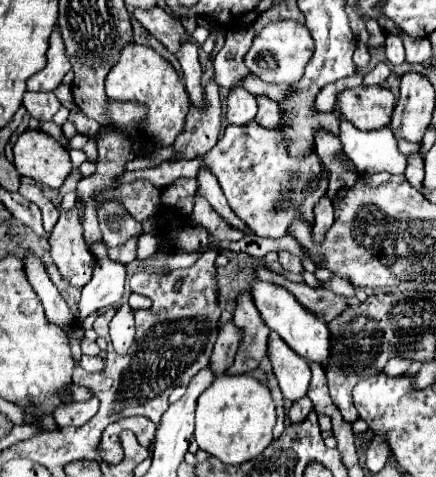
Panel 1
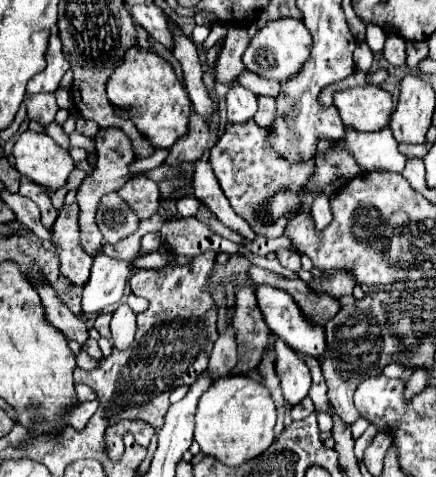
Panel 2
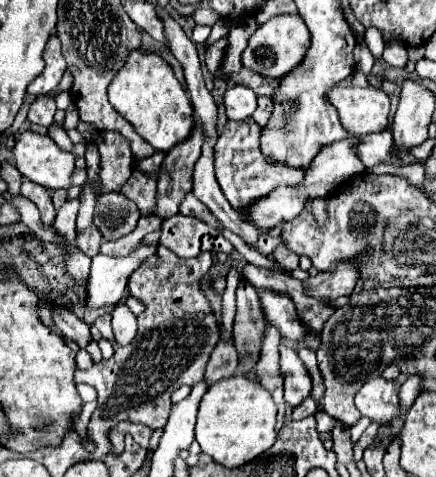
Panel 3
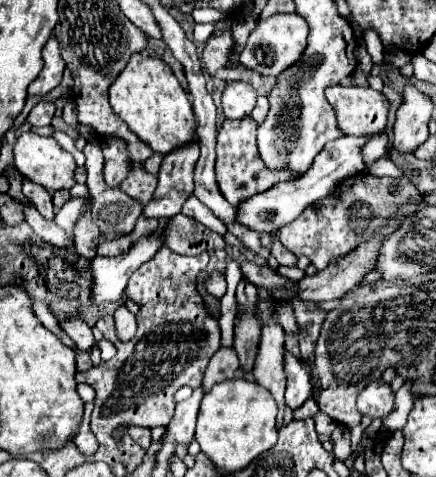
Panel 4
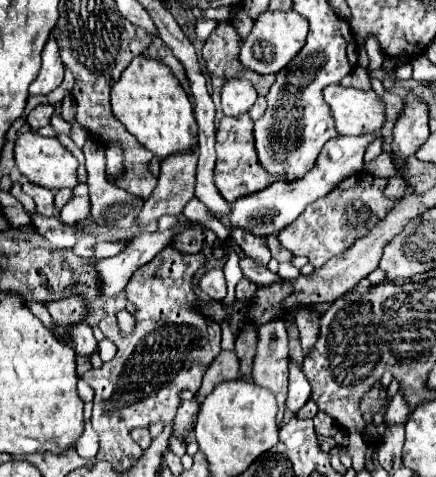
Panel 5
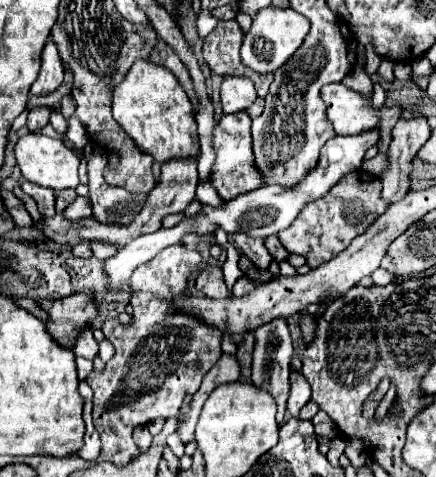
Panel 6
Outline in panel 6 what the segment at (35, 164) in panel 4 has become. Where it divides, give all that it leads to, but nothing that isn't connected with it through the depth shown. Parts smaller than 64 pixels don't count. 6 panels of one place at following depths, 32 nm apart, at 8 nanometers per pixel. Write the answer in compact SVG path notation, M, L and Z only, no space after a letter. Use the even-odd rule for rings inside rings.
M28 132L24 136L20 136L20 140L16 142L16 162L18 162L18 168L22 172L22 176L38 186L44 186L44 188L52 188L52 190L64 190L64 188L76 188L78 186L78 156L64 146L62 140L56 140L56 138L48 138L48 136L42 136L42 134L34 134L34 132Z

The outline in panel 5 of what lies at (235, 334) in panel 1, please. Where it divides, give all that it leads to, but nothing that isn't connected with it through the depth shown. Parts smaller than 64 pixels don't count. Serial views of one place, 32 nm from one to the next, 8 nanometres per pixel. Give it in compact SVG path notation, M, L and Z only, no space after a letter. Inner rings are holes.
M222 350L204 374L204 380L200 386L200 400L204 400L204 396L210 394L216 384L234 380L234 378L238 378L238 356L236 356L236 352Z

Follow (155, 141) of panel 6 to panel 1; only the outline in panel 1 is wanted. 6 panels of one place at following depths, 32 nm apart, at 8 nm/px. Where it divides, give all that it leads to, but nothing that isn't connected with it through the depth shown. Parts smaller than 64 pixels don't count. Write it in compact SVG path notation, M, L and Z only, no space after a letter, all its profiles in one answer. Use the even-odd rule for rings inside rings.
M130 42L120 50L118 62L106 76L106 94L112 100L136 100L148 104L148 116L144 120L144 132L154 136L156 144L170 146L184 128L184 116L190 110L190 98L178 72L156 50L146 44Z

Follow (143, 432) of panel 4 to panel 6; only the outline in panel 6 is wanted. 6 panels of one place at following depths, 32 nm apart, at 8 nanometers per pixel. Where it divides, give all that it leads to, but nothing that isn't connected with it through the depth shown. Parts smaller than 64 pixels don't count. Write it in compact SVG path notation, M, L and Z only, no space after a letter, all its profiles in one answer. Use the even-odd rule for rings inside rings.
M144 426L144 428L136 428L136 432L134 432L134 442L138 444L138 448L140 448L142 452L150 448L150 444L152 444L152 436L150 436L150 432L148 432L146 426Z

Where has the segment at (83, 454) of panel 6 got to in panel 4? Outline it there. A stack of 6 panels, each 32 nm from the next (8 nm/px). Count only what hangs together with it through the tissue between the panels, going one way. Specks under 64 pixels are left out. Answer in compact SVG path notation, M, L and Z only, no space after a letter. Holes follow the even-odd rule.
M94 402L90 404L84 404L84 416L82 416L82 424L80 424L80 434L76 434L76 446L86 454L86 456L92 456L98 448L96 440L92 438L90 434L90 414L94 410Z

